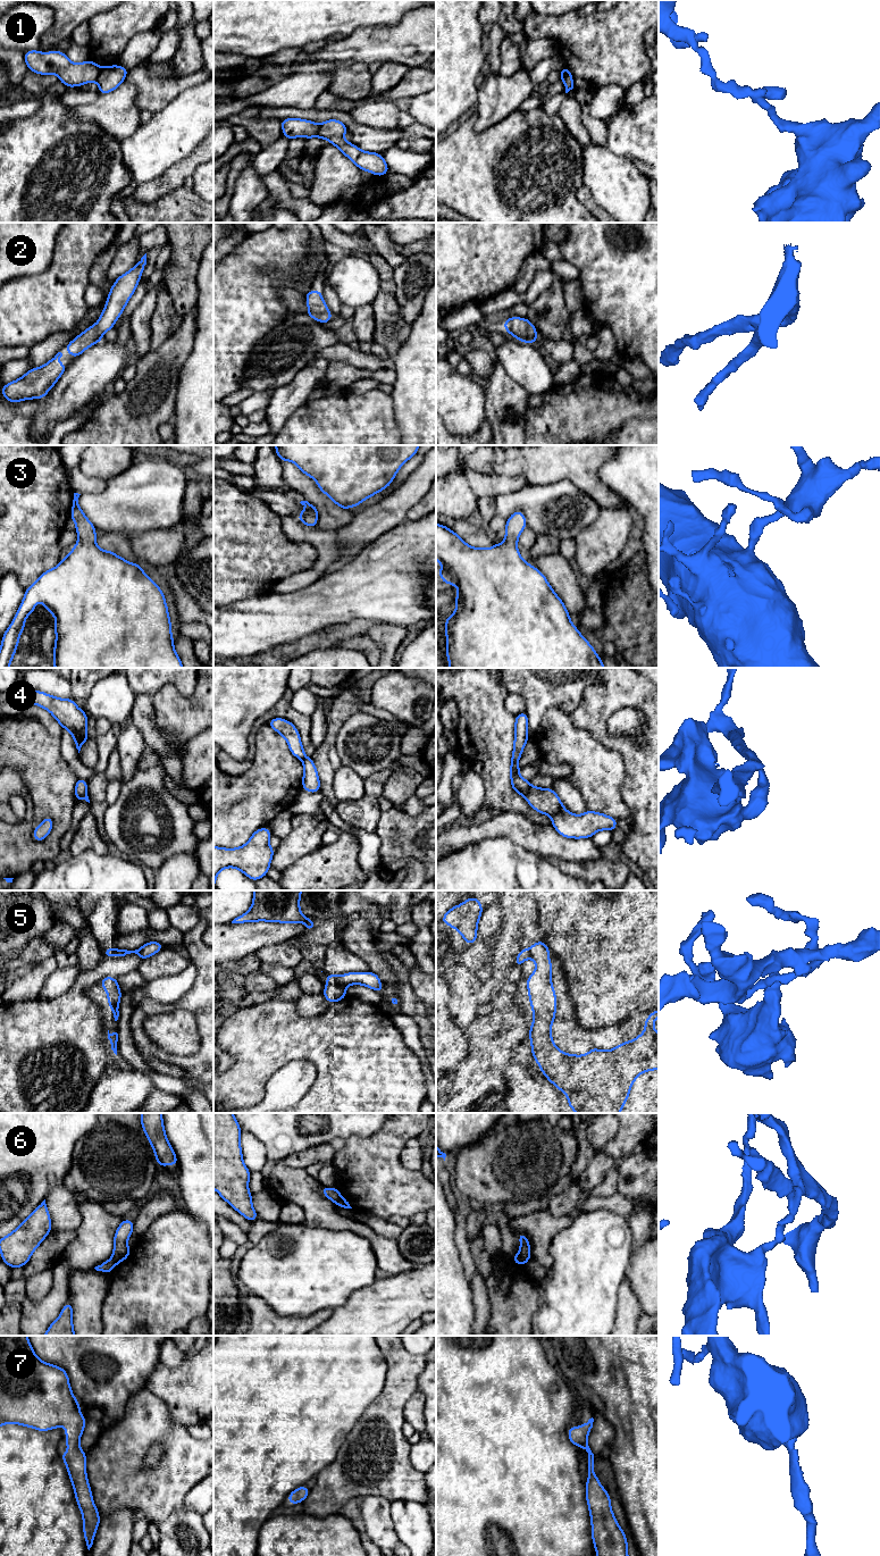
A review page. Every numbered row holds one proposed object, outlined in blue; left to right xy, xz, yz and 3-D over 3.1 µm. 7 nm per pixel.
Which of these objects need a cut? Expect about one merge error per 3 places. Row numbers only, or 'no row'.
1, 4, 5, 6

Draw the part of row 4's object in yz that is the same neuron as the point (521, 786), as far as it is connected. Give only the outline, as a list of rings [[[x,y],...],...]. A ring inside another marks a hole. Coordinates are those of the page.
[[[523,711],[516,716],[514,743],[513,743],[513,752],[511,756],[510,778],[511,778],[512,789],[525,797],[530,788],[530,781],[519,776],[521,768],[518,766],[518,762],[520,756],[522,755],[525,745],[528,739],[529,739],[528,717],[527,717],[527,712]]]

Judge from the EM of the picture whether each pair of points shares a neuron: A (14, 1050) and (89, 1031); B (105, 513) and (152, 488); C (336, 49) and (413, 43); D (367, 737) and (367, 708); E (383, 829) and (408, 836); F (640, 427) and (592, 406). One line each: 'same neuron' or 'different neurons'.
A: same neuron
B: same neuron
C: same neuron
D: different neurons
E: same neuron
F: different neurons

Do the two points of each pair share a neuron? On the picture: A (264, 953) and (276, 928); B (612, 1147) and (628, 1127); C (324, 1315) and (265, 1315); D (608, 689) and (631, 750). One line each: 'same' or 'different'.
A: different
B: same
C: same
D: same

